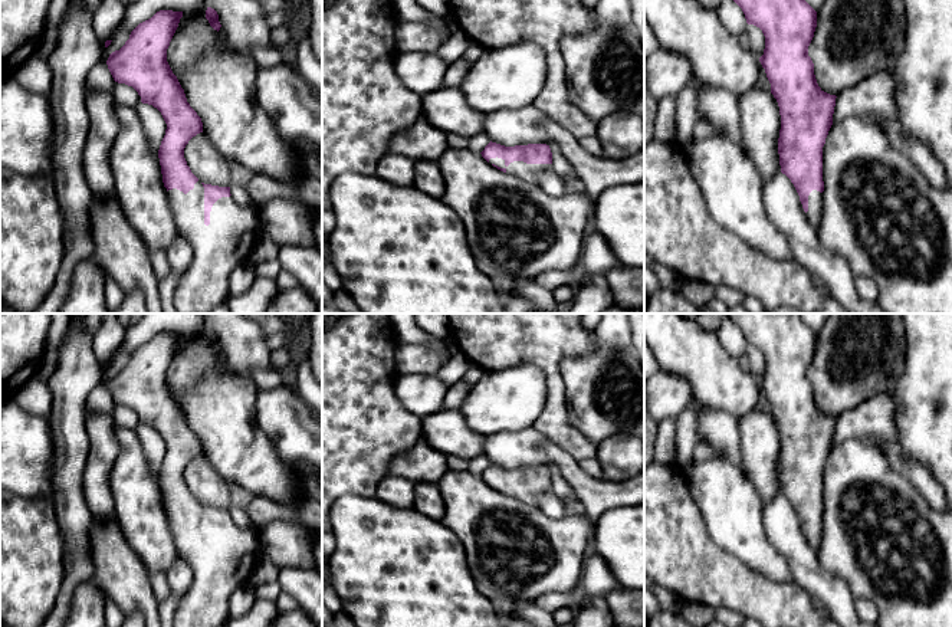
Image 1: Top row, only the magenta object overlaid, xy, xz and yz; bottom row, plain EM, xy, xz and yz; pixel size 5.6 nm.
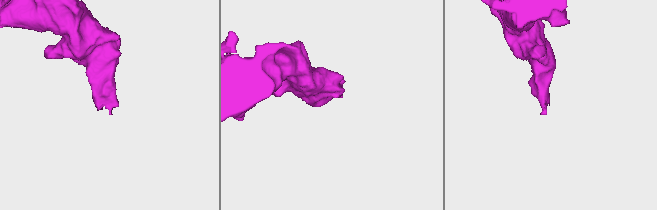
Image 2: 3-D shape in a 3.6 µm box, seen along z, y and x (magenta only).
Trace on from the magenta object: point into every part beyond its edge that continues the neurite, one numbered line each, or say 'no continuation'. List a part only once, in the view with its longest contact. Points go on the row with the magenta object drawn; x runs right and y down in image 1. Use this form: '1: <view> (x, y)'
1: xz (527, 171)

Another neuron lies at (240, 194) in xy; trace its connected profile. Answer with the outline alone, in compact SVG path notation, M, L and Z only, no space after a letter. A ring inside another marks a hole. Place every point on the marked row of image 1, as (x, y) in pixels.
M232 184L230 194L234 198L234 201L243 207L255 204L252 197L249 196L246 187Z

